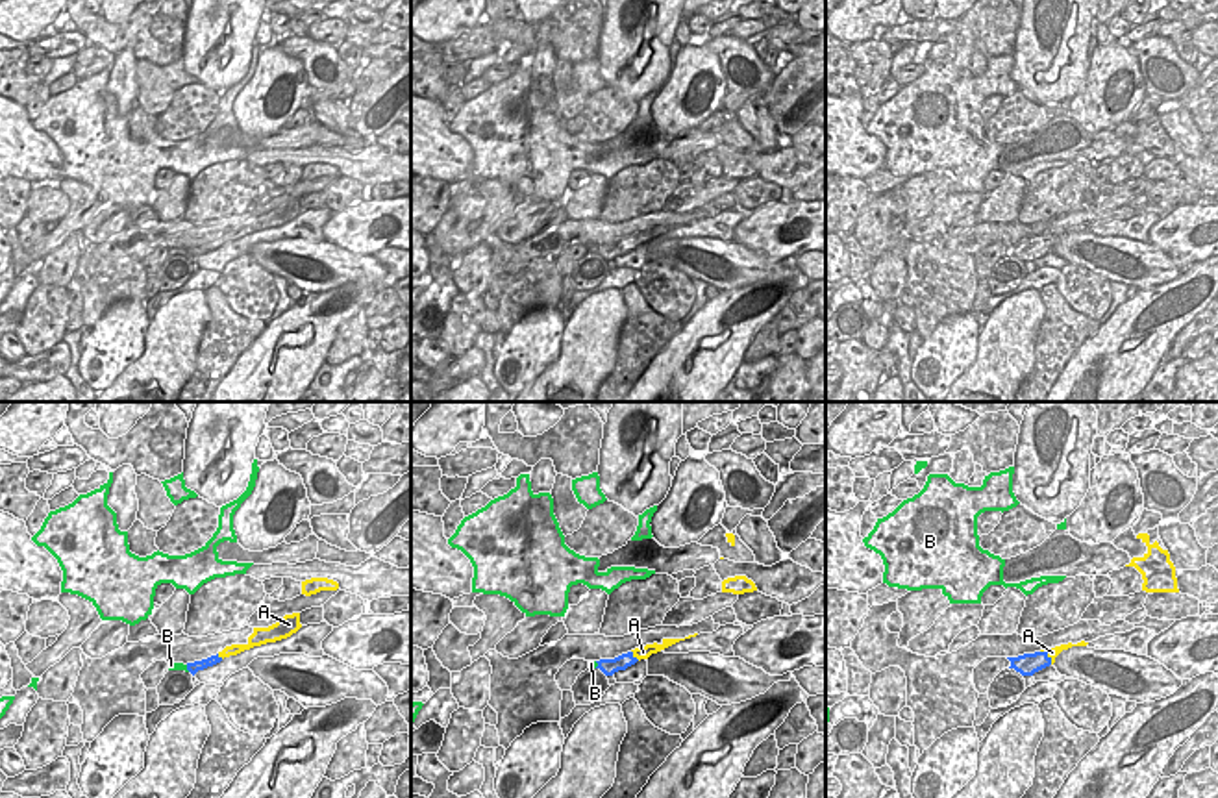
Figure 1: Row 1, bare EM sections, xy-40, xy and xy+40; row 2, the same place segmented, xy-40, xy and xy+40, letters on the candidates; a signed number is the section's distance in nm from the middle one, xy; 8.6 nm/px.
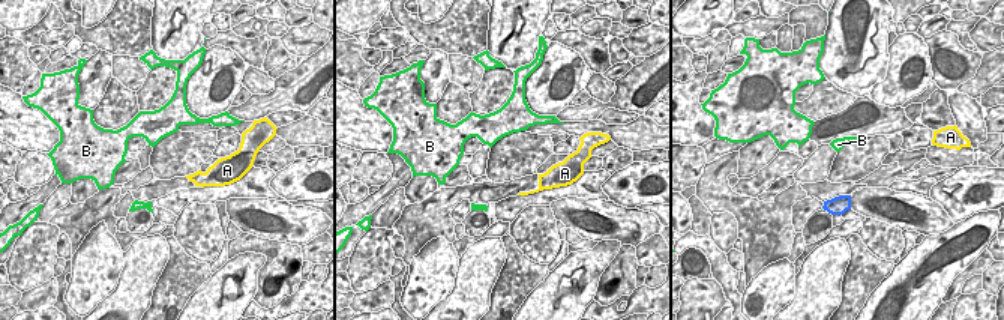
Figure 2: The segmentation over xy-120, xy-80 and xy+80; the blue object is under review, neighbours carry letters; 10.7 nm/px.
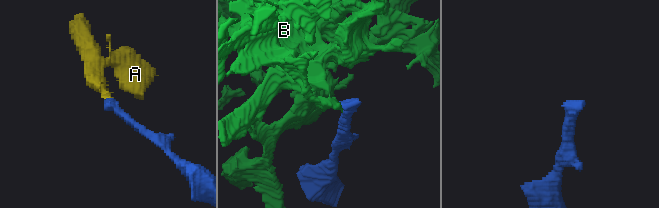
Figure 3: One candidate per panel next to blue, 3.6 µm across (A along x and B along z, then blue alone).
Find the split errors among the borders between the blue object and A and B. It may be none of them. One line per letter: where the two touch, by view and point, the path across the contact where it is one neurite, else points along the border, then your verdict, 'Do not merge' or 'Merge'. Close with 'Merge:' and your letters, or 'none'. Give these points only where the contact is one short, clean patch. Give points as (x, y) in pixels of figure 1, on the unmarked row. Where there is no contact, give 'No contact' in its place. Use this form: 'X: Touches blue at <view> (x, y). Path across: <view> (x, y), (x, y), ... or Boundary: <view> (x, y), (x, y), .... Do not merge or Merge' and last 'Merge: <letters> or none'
A: Touches blue at xy+40 (1046, 241). Path across: xy+40 (1028, 249), (1046, 241), (1052, 237). Merge
B: Touches blue at xy-40 (187, 254). Boundary: xy-40 (186, 250), (189, 256). Do not merge
Merge: A

